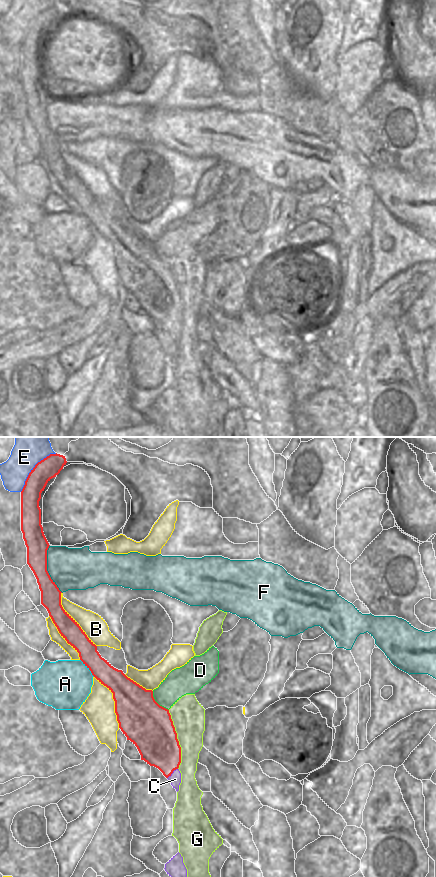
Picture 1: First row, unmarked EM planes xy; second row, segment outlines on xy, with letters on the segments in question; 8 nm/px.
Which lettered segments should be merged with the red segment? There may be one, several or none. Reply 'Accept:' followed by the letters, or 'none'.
Accept: C

